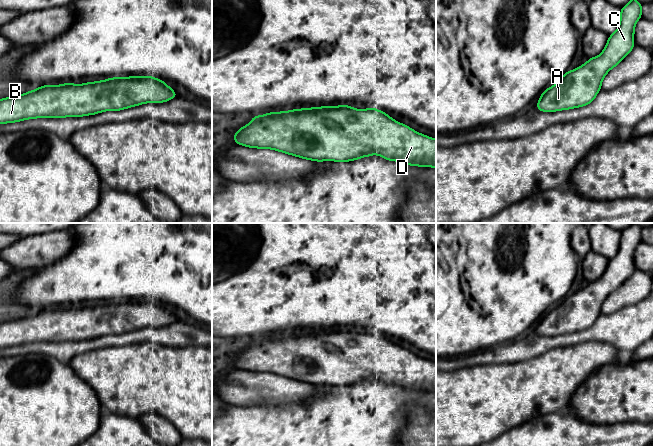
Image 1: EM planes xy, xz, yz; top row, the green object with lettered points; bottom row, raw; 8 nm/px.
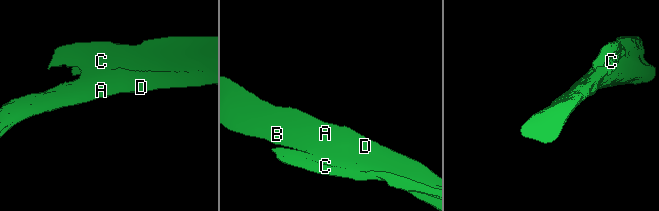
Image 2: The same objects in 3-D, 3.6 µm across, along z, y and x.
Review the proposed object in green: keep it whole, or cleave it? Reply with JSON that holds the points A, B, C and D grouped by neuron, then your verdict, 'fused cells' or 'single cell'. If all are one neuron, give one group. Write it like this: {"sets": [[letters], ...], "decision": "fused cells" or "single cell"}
{"sets": [["A", "B", "C", "D"]], "decision": "single cell"}

